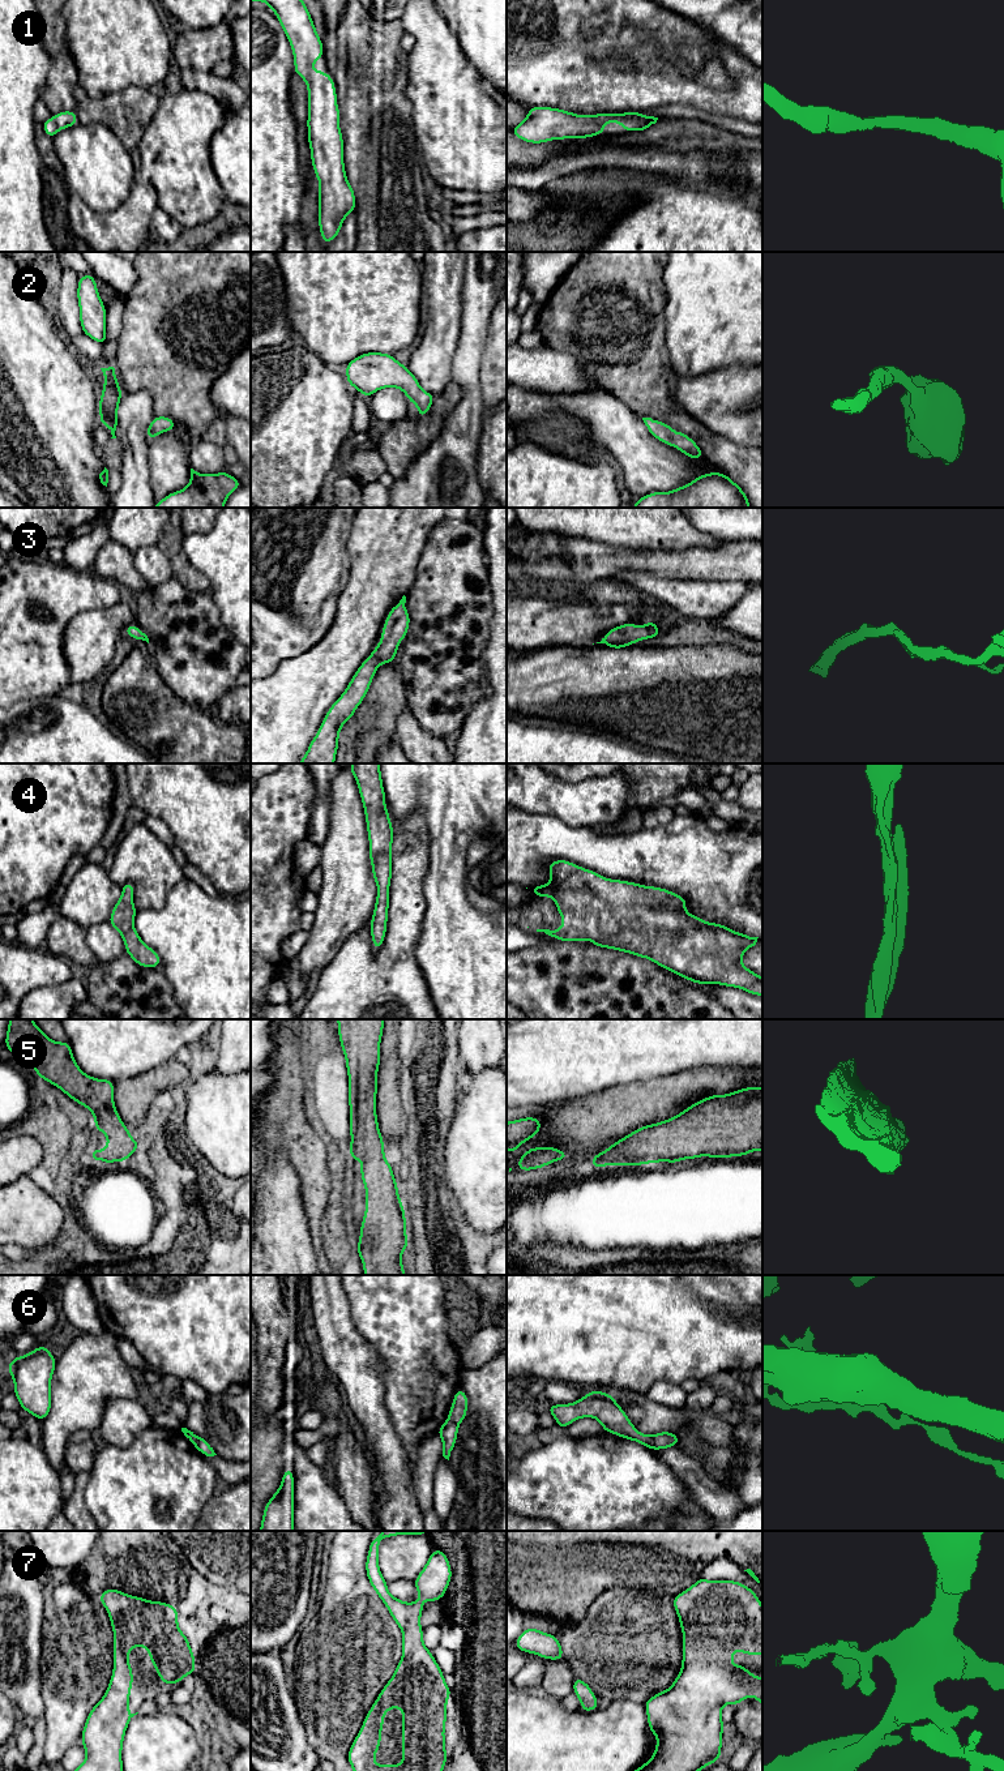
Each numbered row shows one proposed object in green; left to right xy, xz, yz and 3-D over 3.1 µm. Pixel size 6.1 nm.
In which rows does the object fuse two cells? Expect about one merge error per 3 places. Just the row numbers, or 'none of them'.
6

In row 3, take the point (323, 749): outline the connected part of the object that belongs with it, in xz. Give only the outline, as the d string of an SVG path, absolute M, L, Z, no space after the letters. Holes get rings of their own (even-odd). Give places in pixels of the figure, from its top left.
M403 595L388 613L381 632L381 641L369 656L364 659L341 697L329 707L316 736L299 763L334 763L339 731L351 719L363 702L376 670L380 664L393 663L398 643L405 639L410 625L410 615L405 607Z

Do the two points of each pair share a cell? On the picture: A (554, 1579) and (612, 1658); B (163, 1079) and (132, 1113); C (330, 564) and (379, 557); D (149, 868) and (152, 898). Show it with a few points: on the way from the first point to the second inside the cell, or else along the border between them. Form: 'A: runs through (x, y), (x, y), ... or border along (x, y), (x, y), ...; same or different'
A: border along (602, 1592), (580, 1620), (562, 1626); different
B: runs through (154, 1087), (137, 1104); same
C: border along (350, 530), (350, 573), (342, 591); different
D: runs through (152, 876), (152, 890); same

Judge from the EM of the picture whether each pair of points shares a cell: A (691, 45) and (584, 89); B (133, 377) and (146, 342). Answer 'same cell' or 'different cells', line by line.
A: same cell
B: same cell

